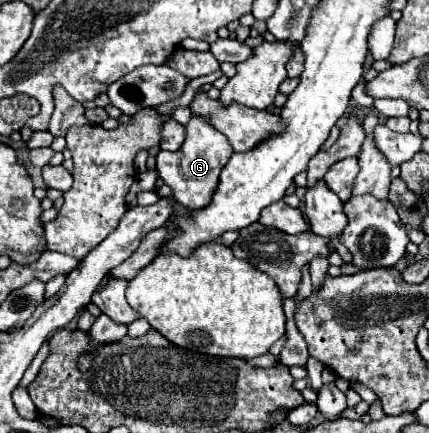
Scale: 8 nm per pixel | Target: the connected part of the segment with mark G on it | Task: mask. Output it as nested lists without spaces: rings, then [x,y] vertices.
[[[192,116],[186,124],[186,140],[180,150],[164,152],[160,150],[156,156],[156,168],[164,184],[172,188],[172,198],[190,210],[206,208],[218,188],[220,172],[232,156],[232,146],[224,134],[220,134],[210,120],[204,116]]]

